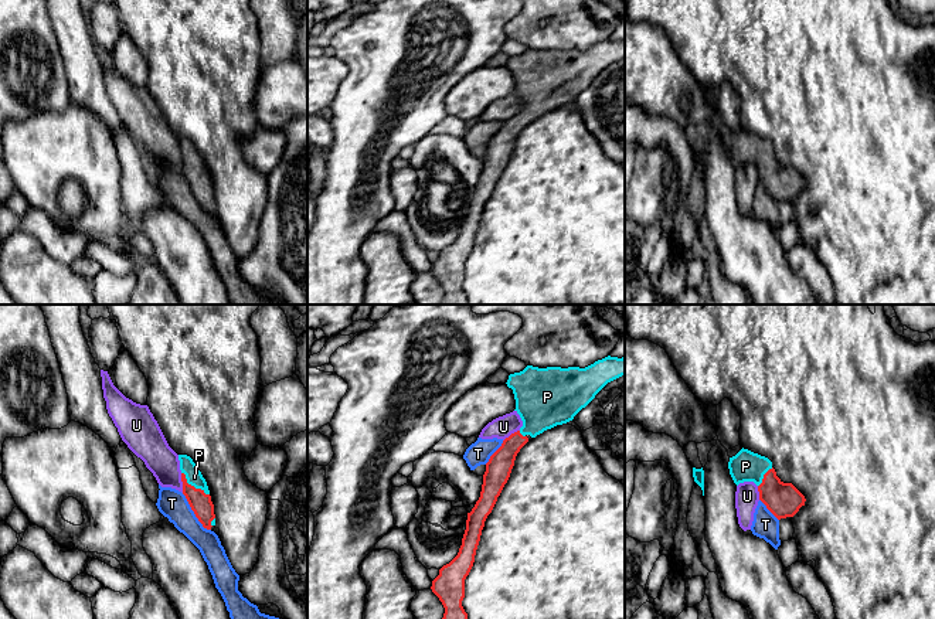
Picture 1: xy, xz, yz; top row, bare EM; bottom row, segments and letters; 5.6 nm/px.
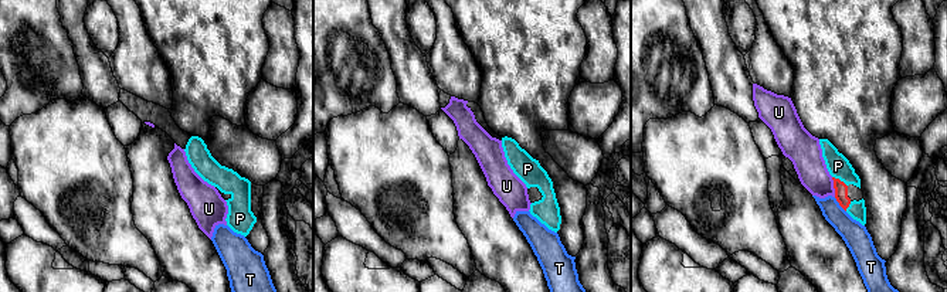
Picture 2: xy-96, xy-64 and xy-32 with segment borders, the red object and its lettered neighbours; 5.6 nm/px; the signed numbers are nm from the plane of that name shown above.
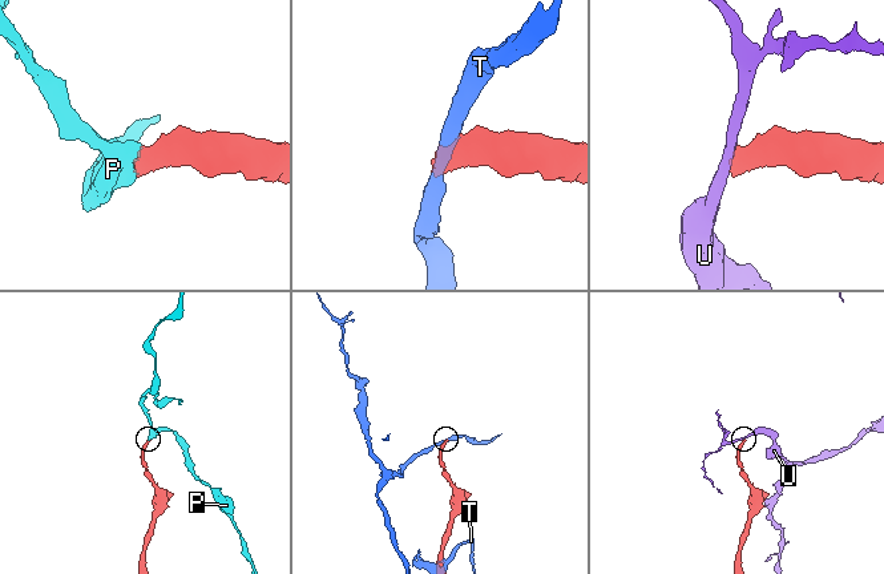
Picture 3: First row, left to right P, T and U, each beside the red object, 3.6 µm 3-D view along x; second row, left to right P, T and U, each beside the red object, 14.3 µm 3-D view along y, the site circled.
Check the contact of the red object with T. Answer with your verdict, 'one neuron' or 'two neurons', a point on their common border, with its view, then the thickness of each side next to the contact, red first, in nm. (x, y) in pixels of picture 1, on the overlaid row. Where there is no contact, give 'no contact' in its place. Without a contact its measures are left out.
two neurons | xy (194, 513) | 120/160 nm

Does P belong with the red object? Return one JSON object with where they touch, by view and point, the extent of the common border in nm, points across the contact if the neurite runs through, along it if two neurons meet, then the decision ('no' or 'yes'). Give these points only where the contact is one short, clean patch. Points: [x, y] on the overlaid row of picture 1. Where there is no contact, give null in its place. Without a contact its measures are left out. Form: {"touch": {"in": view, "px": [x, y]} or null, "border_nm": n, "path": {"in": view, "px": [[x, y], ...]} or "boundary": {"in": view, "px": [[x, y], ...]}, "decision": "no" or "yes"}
{"touch": {"in": "xy", "px": [193, 486]}, "border_nm": 200, "path": {"in": "xy", "px": [[200, 503], [193, 486], [194, 478]]}, "decision": "yes"}

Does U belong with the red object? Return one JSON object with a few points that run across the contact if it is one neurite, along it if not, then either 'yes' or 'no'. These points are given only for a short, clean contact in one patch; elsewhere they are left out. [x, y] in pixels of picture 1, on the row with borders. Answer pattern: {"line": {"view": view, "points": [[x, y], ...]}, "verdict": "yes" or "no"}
{"line": {"view": "xy", "points": [[180, 473], [183, 492]]}, "verdict": "no"}

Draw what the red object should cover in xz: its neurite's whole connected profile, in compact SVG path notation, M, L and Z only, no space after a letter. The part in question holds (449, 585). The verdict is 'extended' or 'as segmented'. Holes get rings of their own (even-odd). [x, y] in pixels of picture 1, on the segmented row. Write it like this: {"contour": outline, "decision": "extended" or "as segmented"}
{"contour": "M611 356L585 368L527 365L523 371L509 375L506 384L513 390L514 411L523 426L506 438L486 463L480 497L468 513L459 552L432 581L431 589L445 608L442 619L468 619L462 606L465 579L473 567L484 521L510 477L517 453L528 442L527 436L536 438L547 429L572 421L608 382L622 375L625 357Z", "decision": "extended"}

